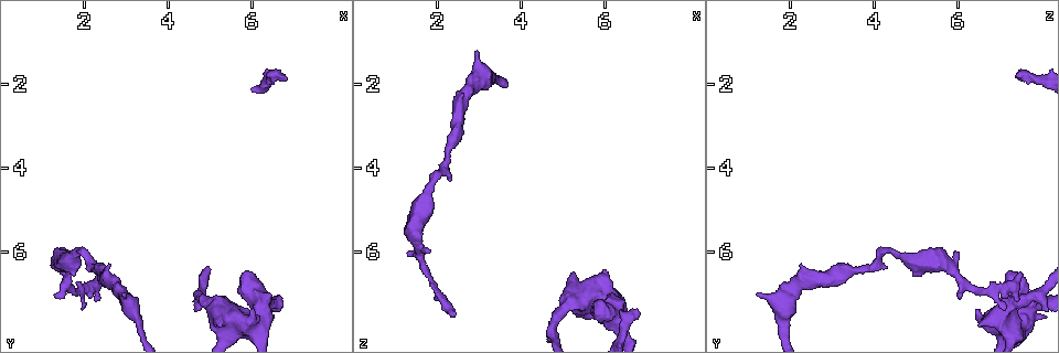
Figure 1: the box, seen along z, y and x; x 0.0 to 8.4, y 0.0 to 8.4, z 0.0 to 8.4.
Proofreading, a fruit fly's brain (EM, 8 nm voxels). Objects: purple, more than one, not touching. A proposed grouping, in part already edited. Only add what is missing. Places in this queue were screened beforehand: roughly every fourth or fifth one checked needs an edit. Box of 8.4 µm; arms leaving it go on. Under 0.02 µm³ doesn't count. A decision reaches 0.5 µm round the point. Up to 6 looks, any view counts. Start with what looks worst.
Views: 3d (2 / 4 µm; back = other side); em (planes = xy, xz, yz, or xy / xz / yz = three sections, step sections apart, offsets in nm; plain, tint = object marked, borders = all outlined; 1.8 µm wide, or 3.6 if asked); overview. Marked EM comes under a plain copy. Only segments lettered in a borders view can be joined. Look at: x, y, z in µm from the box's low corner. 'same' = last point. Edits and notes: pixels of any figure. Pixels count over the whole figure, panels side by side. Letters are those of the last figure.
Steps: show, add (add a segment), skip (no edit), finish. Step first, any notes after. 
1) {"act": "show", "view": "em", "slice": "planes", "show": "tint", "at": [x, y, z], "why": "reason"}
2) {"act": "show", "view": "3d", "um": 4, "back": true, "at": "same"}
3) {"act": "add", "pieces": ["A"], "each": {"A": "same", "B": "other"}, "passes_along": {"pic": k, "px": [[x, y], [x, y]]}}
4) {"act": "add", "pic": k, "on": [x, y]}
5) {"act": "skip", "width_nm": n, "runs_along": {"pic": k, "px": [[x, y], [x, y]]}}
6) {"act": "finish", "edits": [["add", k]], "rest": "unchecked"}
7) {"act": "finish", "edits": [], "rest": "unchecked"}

{"act": "show", "view": "em", "slice": "xy", "step": 4, "show": "tint", "at": [2.85, 7.00, 1.20], "why": "branch stops here"}

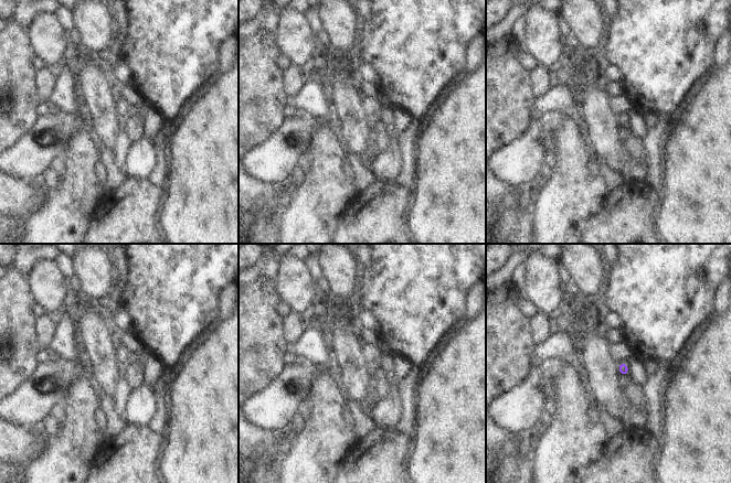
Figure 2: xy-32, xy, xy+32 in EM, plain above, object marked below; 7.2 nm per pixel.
{"act": "show", "view": "em", "slice": "planes", "show": "borders", "at": "same"}

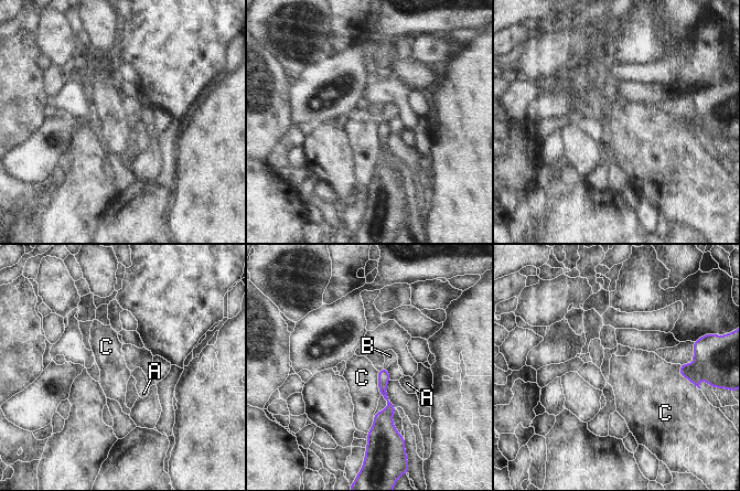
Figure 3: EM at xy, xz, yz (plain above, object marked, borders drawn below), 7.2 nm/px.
{"act": "skip", "each": {"A": "other", "B": "other", "C": "other"}, "runs_along": {"pic": 3, "px": [[384, 372], [389, 411], [372, 434]]}, "found": "no lettered segment goes on from it"}

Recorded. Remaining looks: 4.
{"act": "show", "view": "3d", "um": 4, "at": [1.40, 7.15, 6.05]}

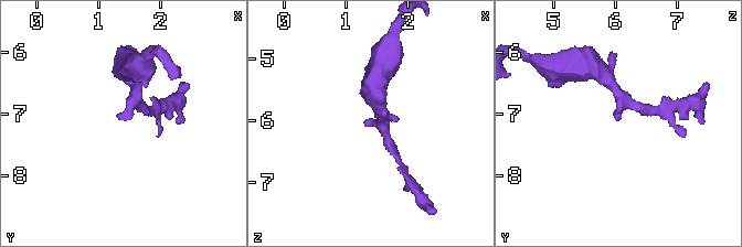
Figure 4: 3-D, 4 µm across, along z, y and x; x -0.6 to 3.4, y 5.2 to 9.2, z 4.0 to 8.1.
{"act": "show", "view": "em", "slice": "planes", "show": "tint", "at": [1.40, 7.10, 6.00]}

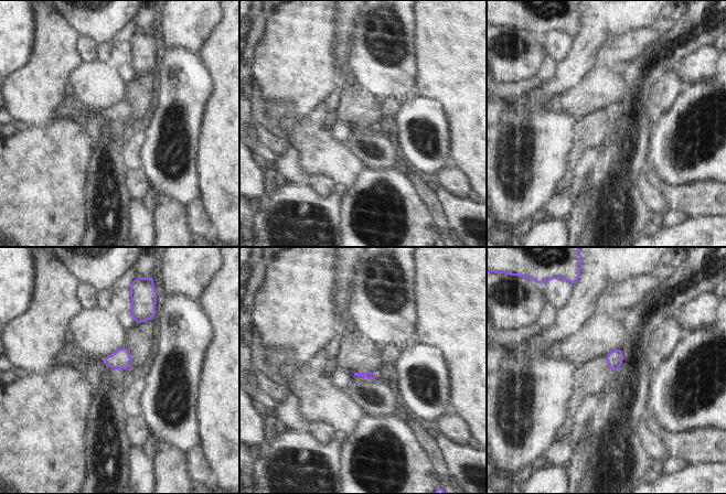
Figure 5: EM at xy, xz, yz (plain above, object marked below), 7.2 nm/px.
{"act": "show", "view": "em", "slice": "planes", "show": "borders", "at": "same"}

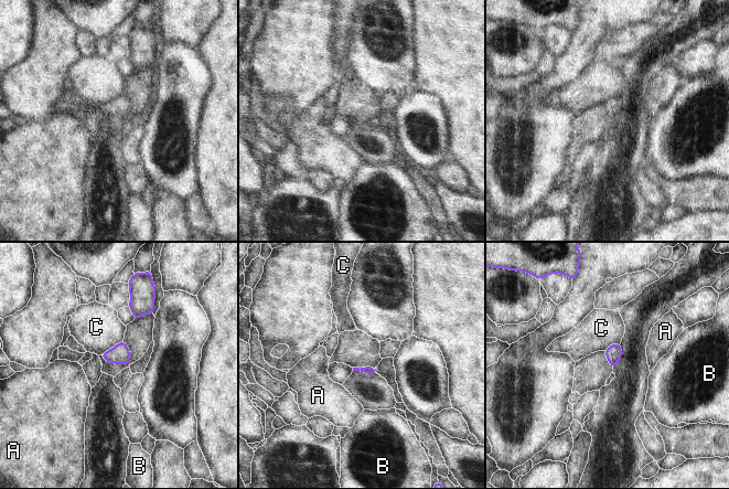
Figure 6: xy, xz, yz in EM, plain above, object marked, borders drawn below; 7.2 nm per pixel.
{"act": "skip", "each": {"A": "other", "B": "other", "C": "other"}, "border": {"pic": 6, "px": [[122, 339], [99, 354]]}, "found": "no lettered segment goes on from it"}

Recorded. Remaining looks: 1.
{"act": "finish", "edits": [], "rest": "unchecked"}

